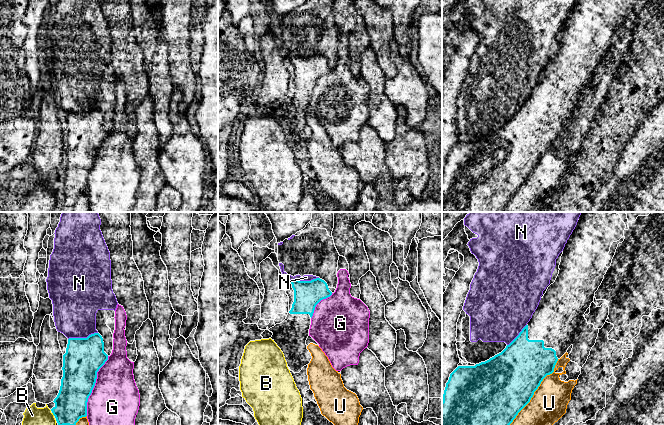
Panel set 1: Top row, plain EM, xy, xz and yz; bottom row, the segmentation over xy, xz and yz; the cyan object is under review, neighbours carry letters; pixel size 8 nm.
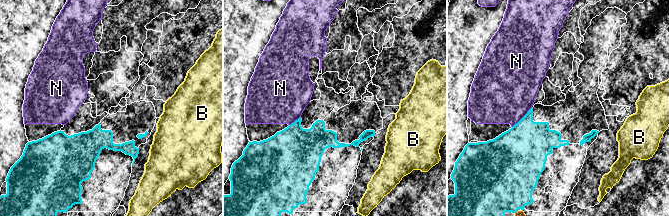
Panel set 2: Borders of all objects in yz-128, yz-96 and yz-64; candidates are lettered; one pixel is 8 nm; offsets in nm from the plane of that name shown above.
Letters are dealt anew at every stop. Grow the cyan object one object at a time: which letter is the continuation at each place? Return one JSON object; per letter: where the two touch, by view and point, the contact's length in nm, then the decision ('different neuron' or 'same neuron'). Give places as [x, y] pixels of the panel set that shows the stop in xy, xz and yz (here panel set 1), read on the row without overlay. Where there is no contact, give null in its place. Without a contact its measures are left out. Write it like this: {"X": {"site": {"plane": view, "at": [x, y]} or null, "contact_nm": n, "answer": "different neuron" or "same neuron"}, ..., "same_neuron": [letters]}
{"B": {"site": {"plane": "xy", "at": [53, 190]}, "contact_nm": 40, "answer": "different neuron"}, "G": {"site": {"plane": "xy", "at": [94, 161]}, "contact_nm": 500, "answer": "different neuron"}, "N": {"site": {"plane": "xy", "at": [82, 114]}, "contact_nm": 240, "answer": "different neuron"}, "U": {"site": {"plane": "yz", "at": [532, 172]}, "contact_nm": 750, "answer": "different neuron"}, "same_neuron": []}

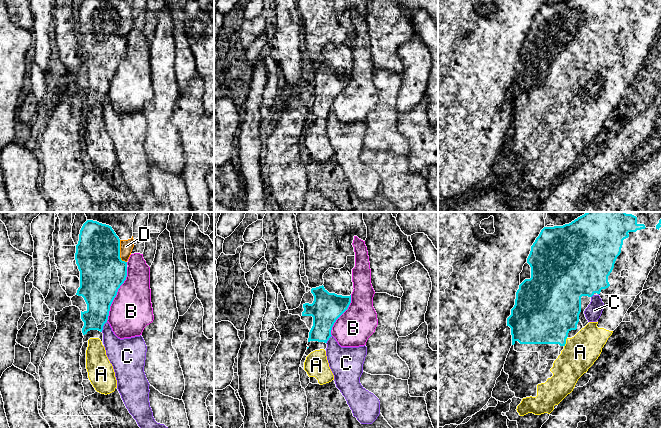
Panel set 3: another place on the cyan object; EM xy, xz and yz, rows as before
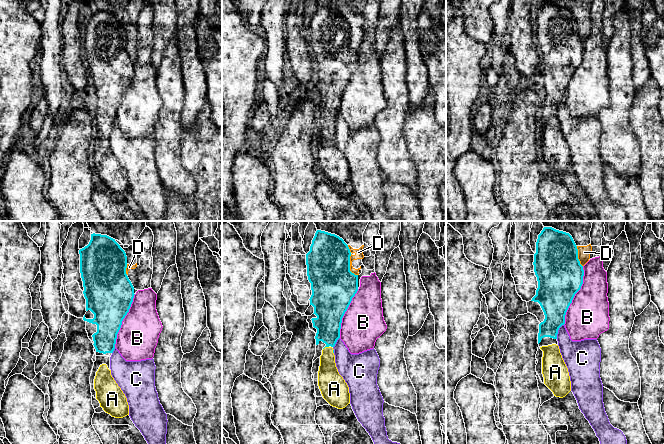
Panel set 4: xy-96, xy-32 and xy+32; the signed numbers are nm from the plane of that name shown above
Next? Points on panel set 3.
{"A": {"site": {"plane": "yz", "at": [565, 118]}, "contact_nm": 80, "answer": "same neuron"}, "B": {"site": {"plane": "xy", "at": [116, 70]}, "contact_nm": 460, "answer": "different neuron"}, "C": {"site": {"plane": "xy", "at": [103, 101]}, "contact_nm": 100, "answer": "different neuron"}, "D": {"site": {"plane": "xy", "at": [119, 28]}, "contact_nm": 190, "answer": "different neuron"}, "same_neuron": ["A"]}

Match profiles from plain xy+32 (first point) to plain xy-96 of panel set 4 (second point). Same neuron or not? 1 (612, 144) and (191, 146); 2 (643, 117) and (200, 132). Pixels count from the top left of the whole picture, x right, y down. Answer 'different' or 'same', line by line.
1: different
2: same

